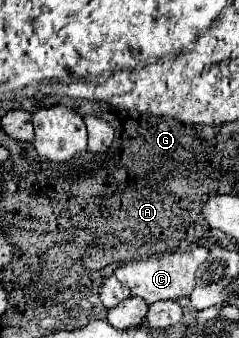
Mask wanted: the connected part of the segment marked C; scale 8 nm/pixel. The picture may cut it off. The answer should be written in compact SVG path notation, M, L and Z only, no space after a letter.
M196 246L194 250L186 250L186 252L164 252L158 256L150 256L146 260L126 262L118 266L114 274L118 276L122 284L130 288L132 296L140 296L148 304L158 302L158 300L178 300L192 294L196 286L196 270L206 258L208 258L208 248Z

